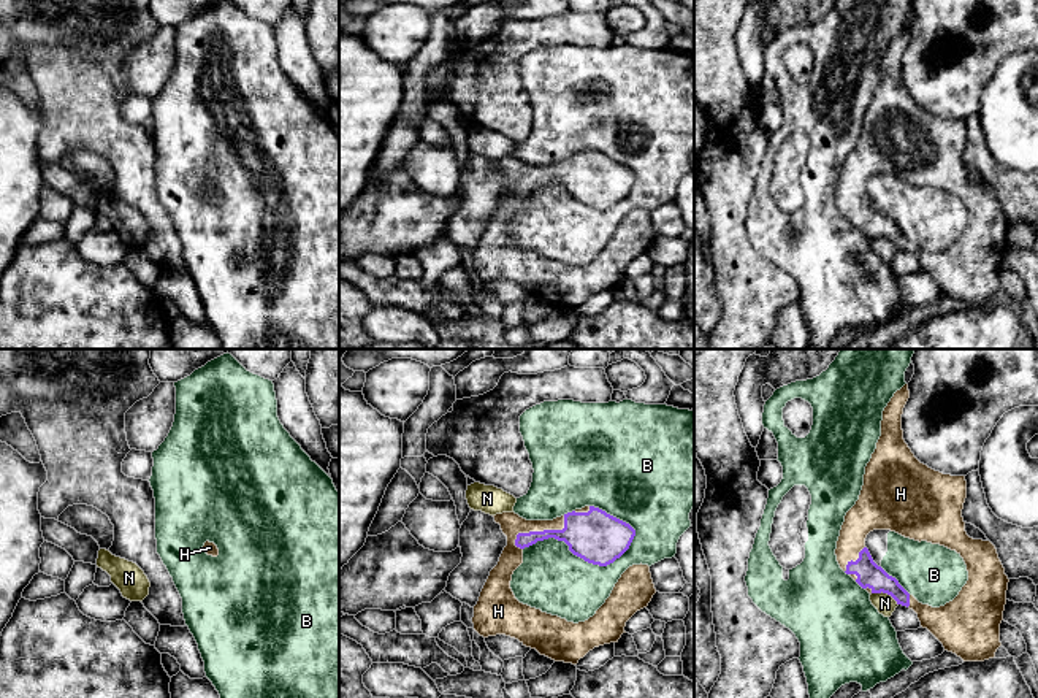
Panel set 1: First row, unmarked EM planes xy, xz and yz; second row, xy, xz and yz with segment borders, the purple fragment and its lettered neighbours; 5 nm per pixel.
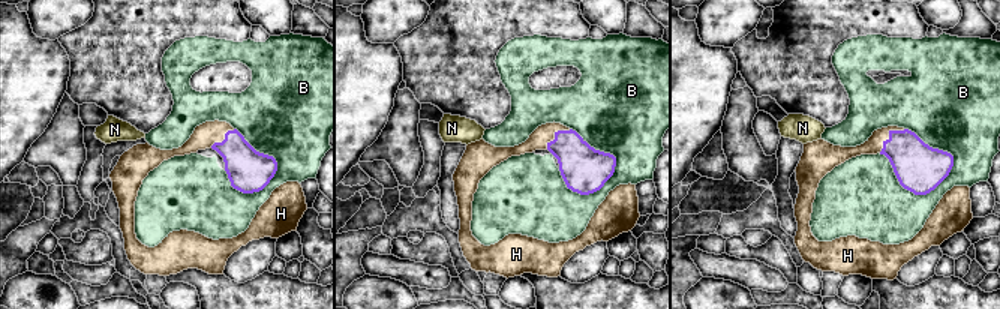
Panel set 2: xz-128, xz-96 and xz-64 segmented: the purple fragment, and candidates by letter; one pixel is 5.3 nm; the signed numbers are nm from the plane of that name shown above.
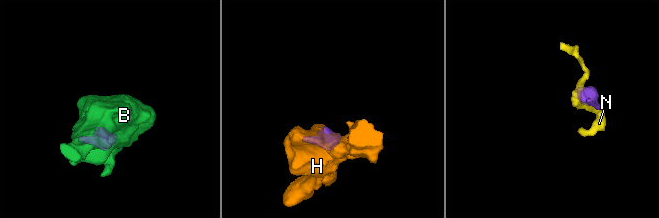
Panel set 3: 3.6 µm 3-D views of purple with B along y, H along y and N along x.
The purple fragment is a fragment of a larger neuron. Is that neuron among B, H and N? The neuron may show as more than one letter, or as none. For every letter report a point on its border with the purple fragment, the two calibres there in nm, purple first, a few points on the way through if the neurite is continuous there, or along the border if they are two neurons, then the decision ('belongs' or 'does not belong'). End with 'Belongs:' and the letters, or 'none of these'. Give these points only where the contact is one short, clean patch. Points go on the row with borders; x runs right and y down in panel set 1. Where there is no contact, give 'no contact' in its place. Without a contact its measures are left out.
B: xz (583, 559) | 260/320 nm | does not belong
H: xz (541, 532) | 240/110 nm | belongs
N: yz (886, 592) | 130/100 nm | along yz (872, 592), (886, 592), (897, 605) | does not belong
Belongs: H

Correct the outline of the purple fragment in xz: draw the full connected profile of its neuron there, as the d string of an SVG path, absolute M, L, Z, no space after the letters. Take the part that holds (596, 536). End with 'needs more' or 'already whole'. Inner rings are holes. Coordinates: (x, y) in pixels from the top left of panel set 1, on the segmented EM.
M594 506L553 520L526 520L515 512L493 517L507 536L507 546L474 606L474 630L483 638L506 635L555 662L577 665L594 647L618 642L626 633L626 622L656 593L650 566L640 563L621 574L605 603L585 622L567 622L523 604L515 598L510 581L523 563L525 547L555 538L585 562L607 566L629 549L635 530Z; needs more

